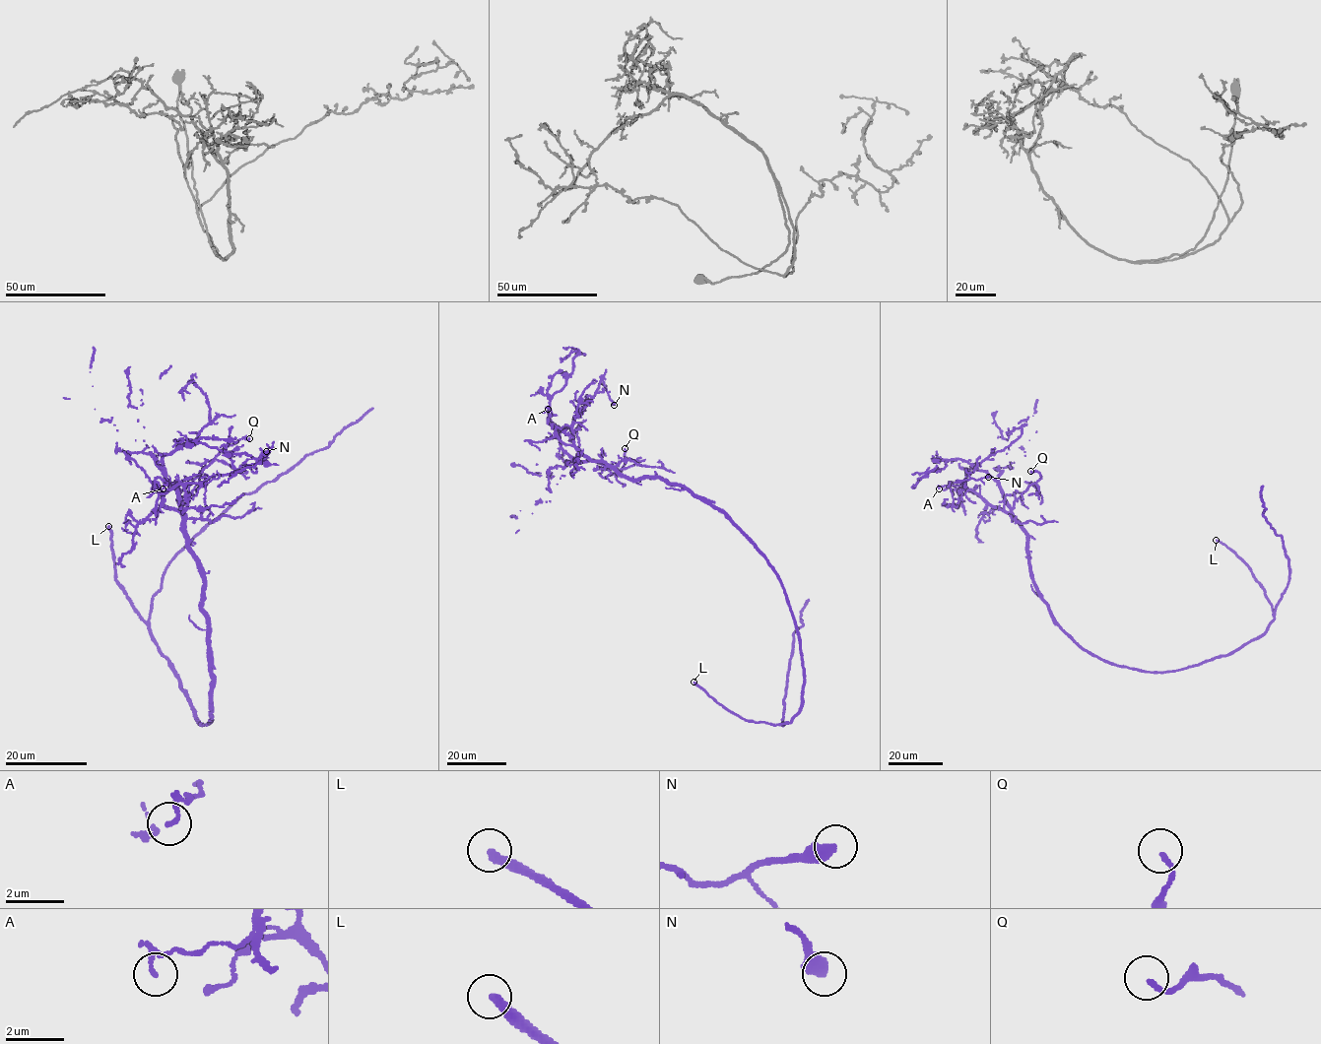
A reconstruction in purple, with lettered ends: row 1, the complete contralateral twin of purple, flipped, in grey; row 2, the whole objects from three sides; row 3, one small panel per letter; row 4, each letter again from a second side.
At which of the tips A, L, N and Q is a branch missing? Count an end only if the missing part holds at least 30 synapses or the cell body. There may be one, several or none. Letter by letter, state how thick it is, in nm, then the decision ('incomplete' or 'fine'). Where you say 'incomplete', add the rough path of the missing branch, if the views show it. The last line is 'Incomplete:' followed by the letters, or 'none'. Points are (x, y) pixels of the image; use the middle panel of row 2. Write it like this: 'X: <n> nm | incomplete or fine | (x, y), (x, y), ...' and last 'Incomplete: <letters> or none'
A: 100 nm | fine
L: 320 nm | incomplete
N: 480 nm | fine
Q: 140 nm | fine
Incomplete: L

